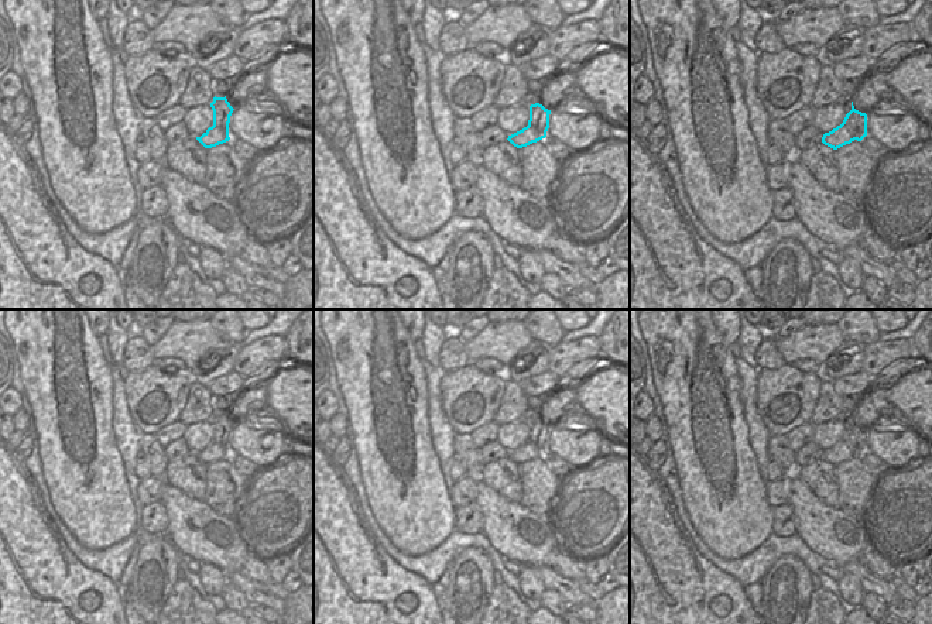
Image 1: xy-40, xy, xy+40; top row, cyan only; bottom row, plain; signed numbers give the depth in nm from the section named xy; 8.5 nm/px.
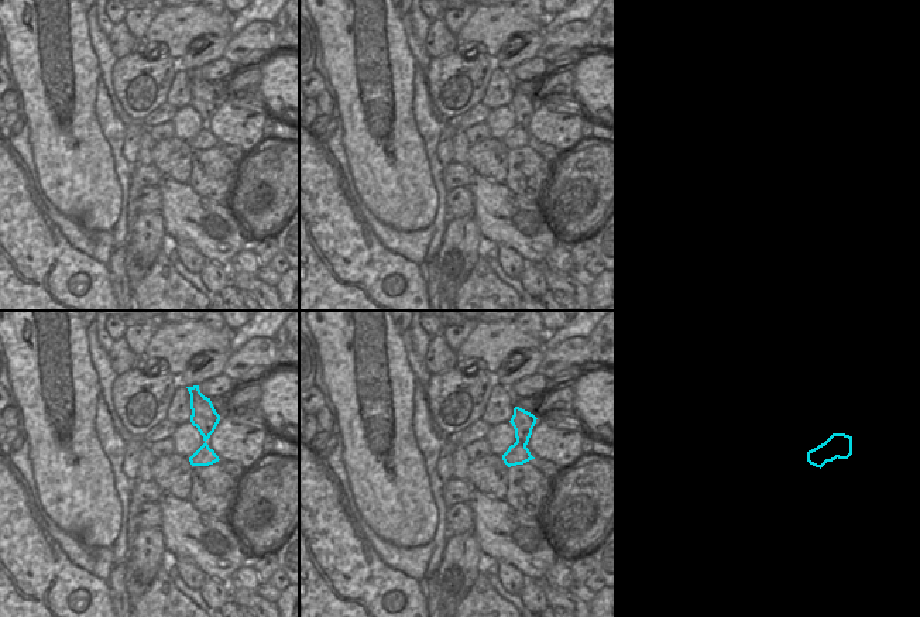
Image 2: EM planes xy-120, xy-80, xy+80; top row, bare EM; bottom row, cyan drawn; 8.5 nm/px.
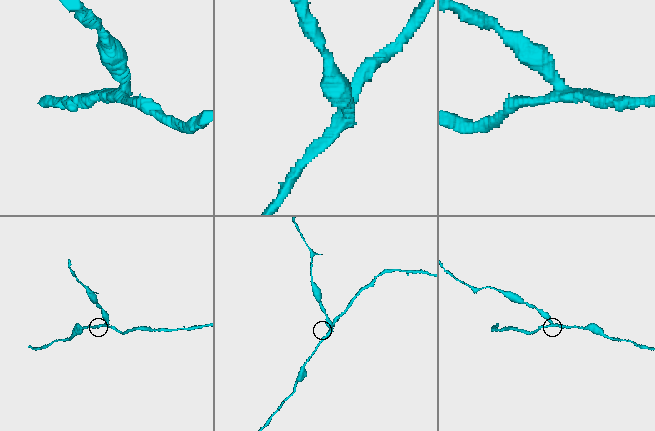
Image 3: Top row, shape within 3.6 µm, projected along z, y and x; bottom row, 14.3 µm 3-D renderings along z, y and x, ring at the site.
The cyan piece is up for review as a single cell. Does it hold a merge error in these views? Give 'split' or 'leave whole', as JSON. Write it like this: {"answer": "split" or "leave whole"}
{"answer": "split"}

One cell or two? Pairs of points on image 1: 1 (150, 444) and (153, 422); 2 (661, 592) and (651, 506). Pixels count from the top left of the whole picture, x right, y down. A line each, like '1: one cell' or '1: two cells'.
1: two cells
2: one cell

